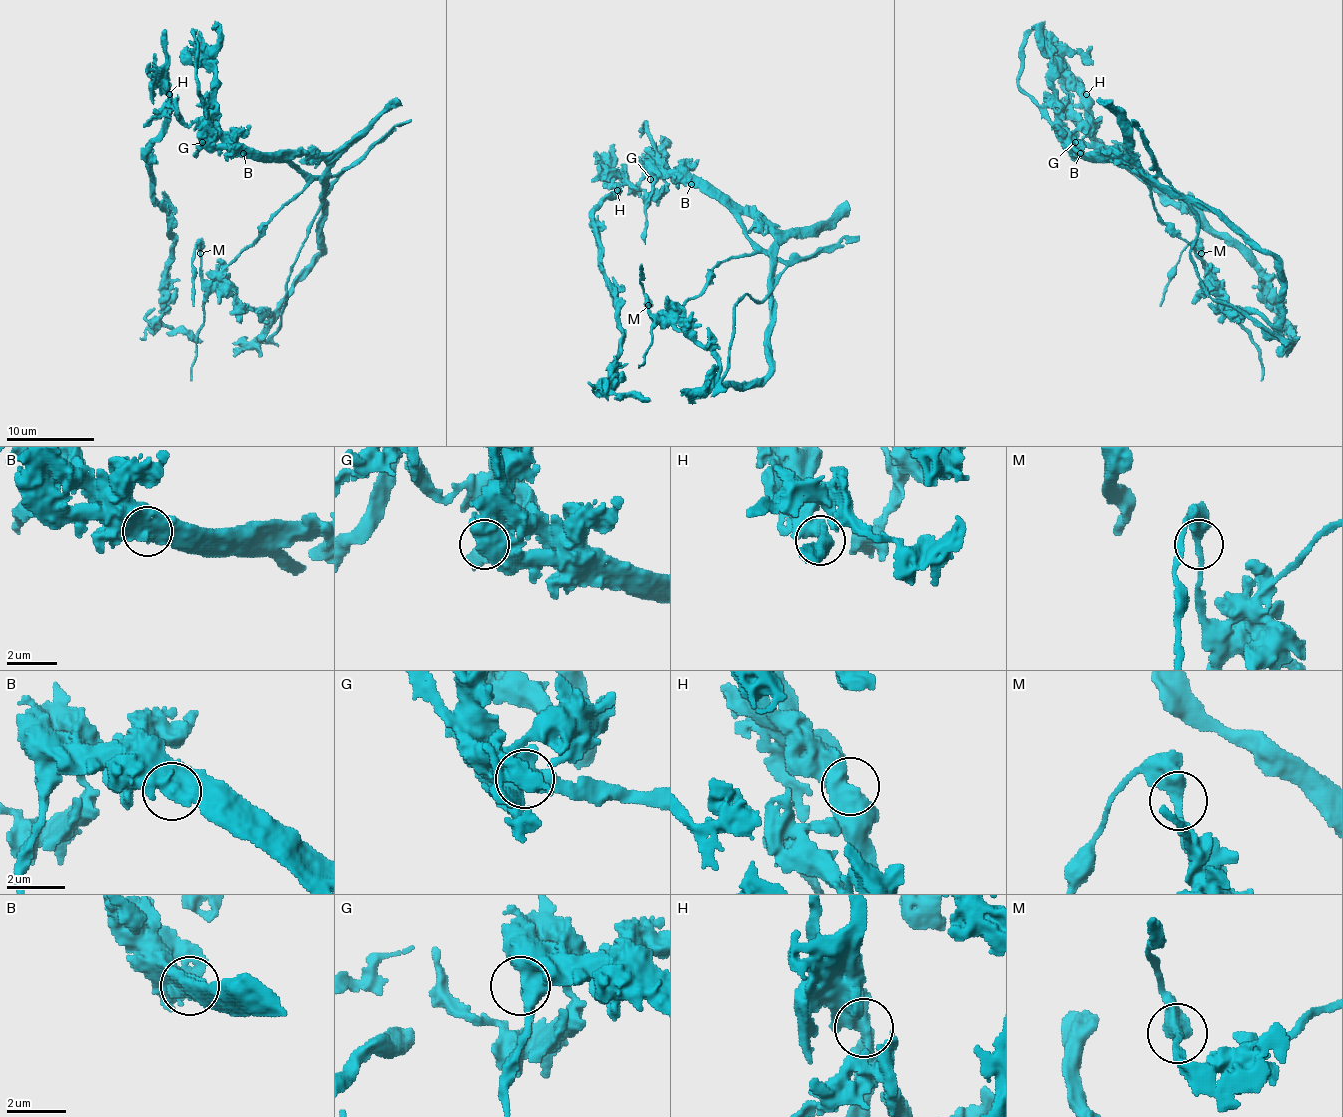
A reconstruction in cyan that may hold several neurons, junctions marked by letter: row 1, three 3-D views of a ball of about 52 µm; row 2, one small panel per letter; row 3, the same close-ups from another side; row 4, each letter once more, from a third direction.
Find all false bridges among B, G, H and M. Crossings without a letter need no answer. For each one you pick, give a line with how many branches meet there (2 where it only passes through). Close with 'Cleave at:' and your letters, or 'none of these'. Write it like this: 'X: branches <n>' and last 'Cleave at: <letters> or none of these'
B: branches 2
Cleave at: B

